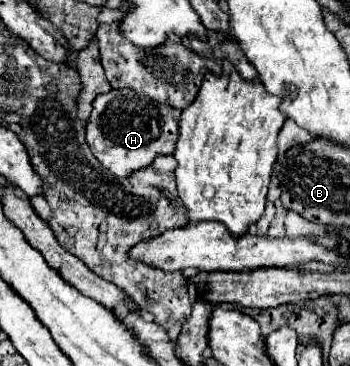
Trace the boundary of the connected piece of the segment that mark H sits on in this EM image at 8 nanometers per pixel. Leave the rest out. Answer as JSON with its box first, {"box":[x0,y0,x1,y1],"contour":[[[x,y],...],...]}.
{"box":[87,89,179,177],"contour":[[[111,89],[93,101],[93,111],[87,121],[87,145],[99,163],[117,177],[145,169],[159,155],[171,155],[179,139],[179,115],[163,103],[155,103],[131,89]]]}

